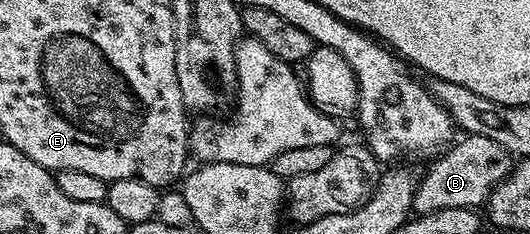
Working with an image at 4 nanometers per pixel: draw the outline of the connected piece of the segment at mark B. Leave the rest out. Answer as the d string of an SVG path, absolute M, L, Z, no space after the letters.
M464 135L459 140L456 139L442 154L434 157L430 161L431 169L424 176L418 177L415 193L413 194L413 209L418 215L424 216L437 210L449 210L450 208L474 208L486 205L489 194L511 173L513 167L512 153L507 152L497 142L490 138Z

